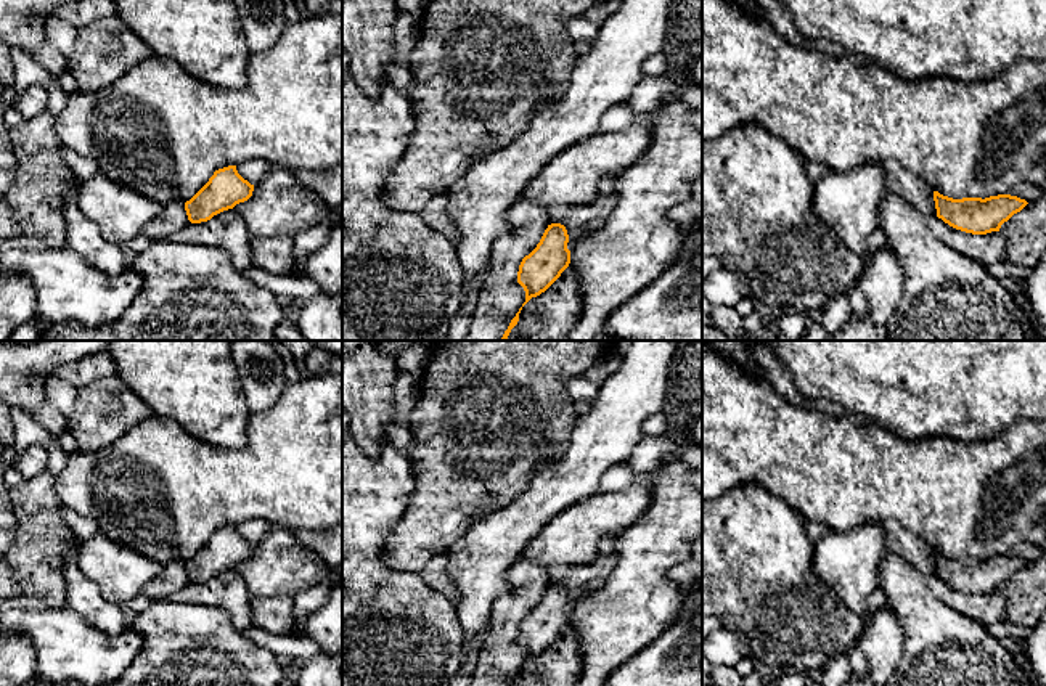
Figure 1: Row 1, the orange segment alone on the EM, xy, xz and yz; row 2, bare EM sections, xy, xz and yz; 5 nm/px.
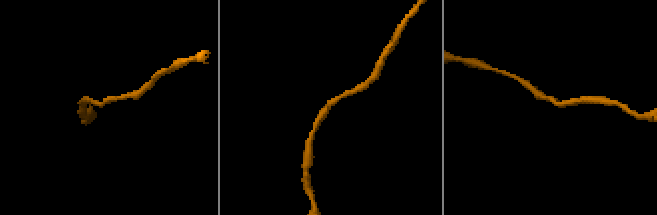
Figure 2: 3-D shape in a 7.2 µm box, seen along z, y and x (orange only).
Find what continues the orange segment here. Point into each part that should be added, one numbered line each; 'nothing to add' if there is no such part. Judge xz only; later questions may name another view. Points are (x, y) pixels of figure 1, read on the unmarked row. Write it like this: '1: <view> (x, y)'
nothing to add

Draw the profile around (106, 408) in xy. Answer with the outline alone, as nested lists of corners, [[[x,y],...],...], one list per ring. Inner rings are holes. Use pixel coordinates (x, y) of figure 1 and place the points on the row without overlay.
[[[111,374],[77,389],[67,431],[77,450],[90,453],[114,443],[149,416],[153,410],[117,374]]]

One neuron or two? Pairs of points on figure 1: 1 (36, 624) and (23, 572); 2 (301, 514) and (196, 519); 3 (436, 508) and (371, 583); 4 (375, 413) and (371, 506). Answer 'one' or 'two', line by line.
1: two
2: one
3: two
4: two

